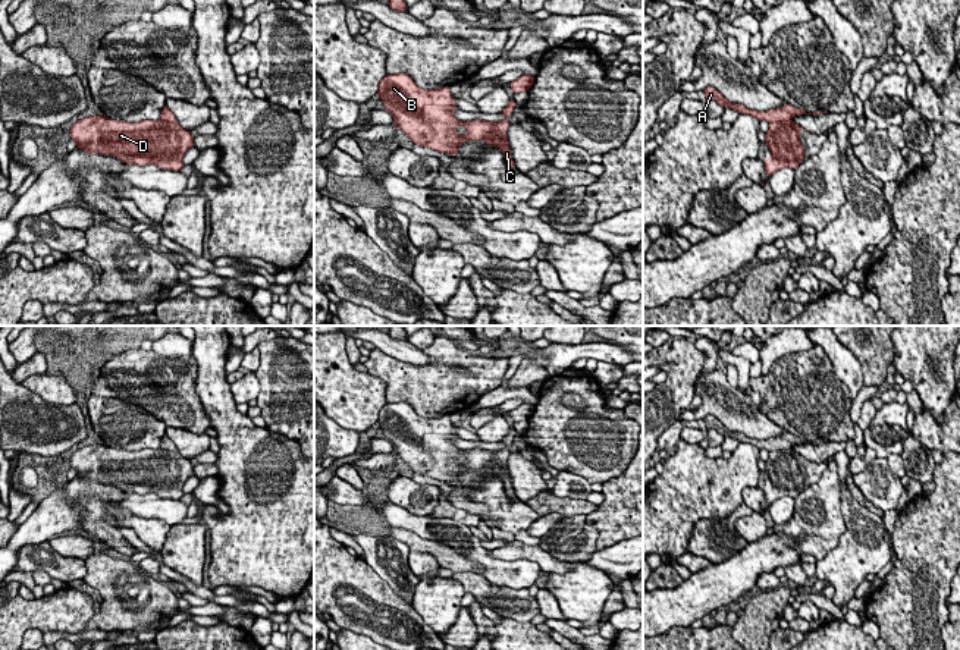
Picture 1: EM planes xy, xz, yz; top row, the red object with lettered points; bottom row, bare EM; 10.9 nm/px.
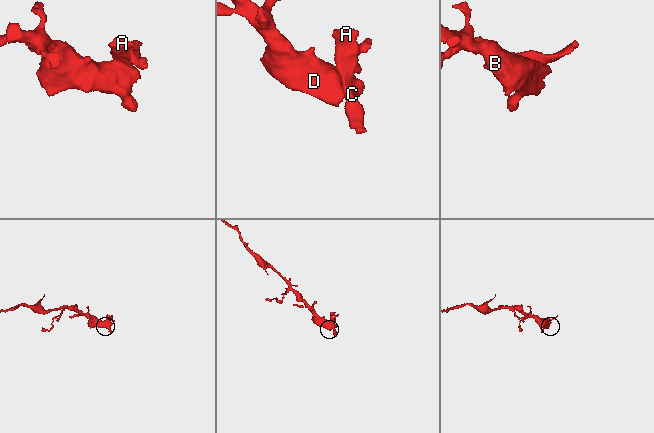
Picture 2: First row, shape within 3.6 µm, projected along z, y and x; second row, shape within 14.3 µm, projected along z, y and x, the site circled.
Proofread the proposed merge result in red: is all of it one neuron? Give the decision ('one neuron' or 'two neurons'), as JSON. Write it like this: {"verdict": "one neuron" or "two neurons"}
{"verdict": "two neurons"}

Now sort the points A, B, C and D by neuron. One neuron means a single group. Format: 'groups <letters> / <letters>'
groups A C / B D

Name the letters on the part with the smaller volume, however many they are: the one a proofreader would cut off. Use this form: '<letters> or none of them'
A, C

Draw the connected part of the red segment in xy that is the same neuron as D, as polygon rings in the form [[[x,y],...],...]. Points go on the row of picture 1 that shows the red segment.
[[[103,114],[72,125],[70,139],[88,154],[100,153],[126,164],[156,164],[175,172],[185,166],[185,153],[194,147],[192,132],[179,123],[161,119],[129,123]]]

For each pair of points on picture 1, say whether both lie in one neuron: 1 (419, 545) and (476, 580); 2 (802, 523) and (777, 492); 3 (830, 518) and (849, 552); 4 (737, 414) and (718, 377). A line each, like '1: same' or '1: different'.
1: different
2: different
3: different
4: same

